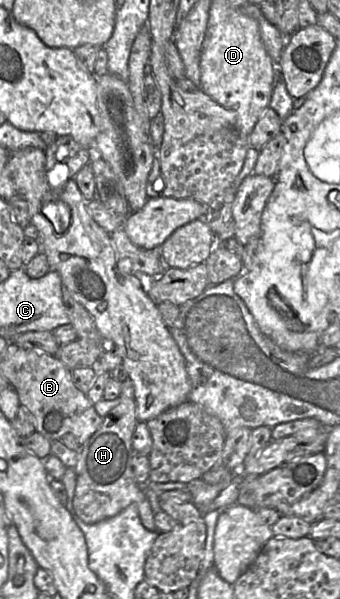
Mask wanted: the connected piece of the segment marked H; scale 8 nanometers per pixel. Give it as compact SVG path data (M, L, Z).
M127 378L122 383L119 404L104 417L101 426L78 453L74 467L76 488L73 507L77 516L87 524L95 524L113 517L128 505L136 503L143 526L150 531L157 530L144 487L136 482L132 469L132 436L139 422L136 406L133 383Z

